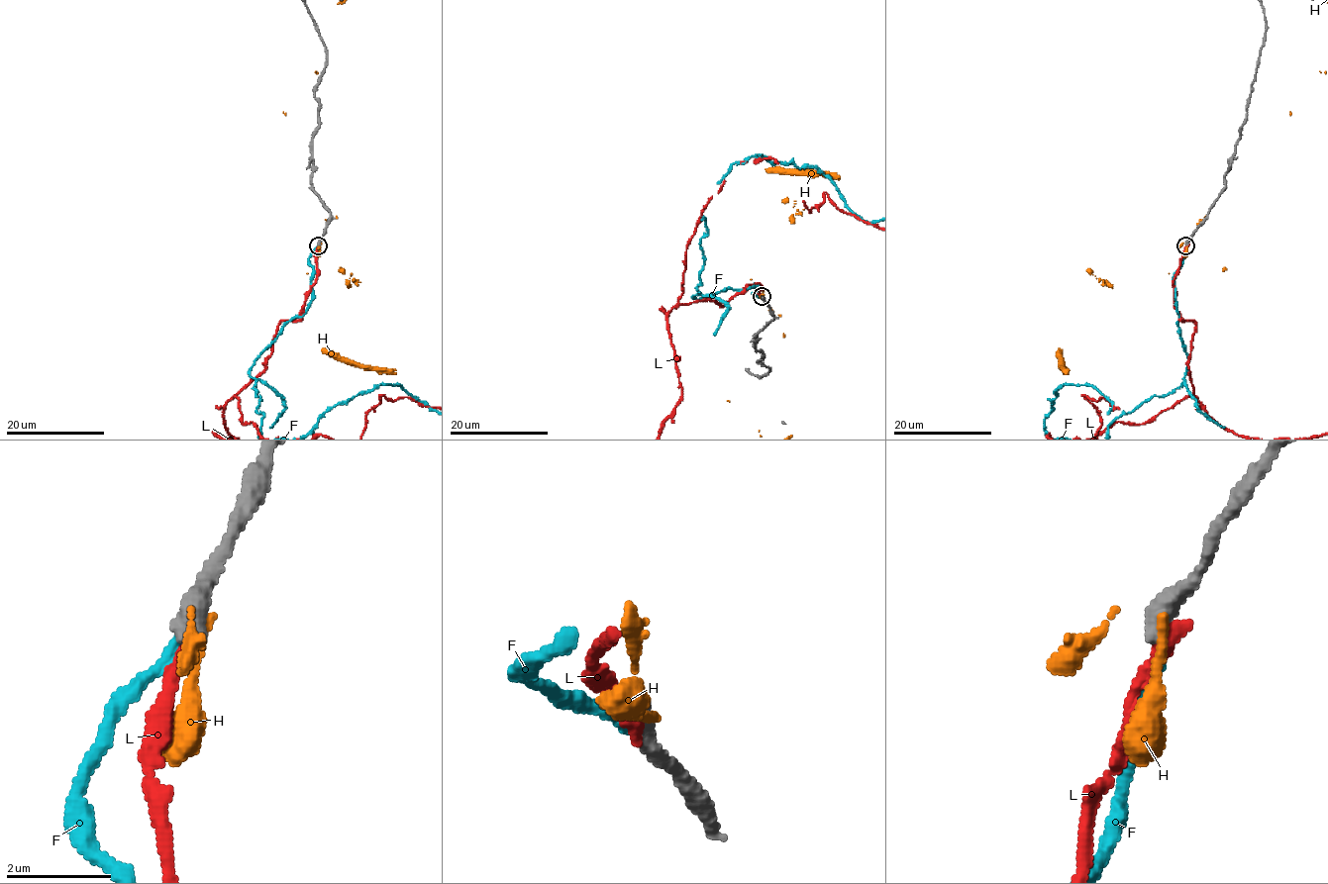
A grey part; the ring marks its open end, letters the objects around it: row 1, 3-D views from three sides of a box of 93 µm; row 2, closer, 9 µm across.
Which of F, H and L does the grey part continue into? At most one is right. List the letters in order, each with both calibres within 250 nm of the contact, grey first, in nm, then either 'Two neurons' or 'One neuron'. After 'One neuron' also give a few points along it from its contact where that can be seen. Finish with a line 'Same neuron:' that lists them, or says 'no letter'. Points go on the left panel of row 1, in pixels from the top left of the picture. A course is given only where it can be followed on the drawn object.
F: Thickness 480 nm (grey) against 240 nm. Two neurons
H: Thickness 500 nm (grey) against 140 nm. Two neurons
L: Thickness 480 nm (grey) against 320 nm. Two neurons
Same neuron: no letter

